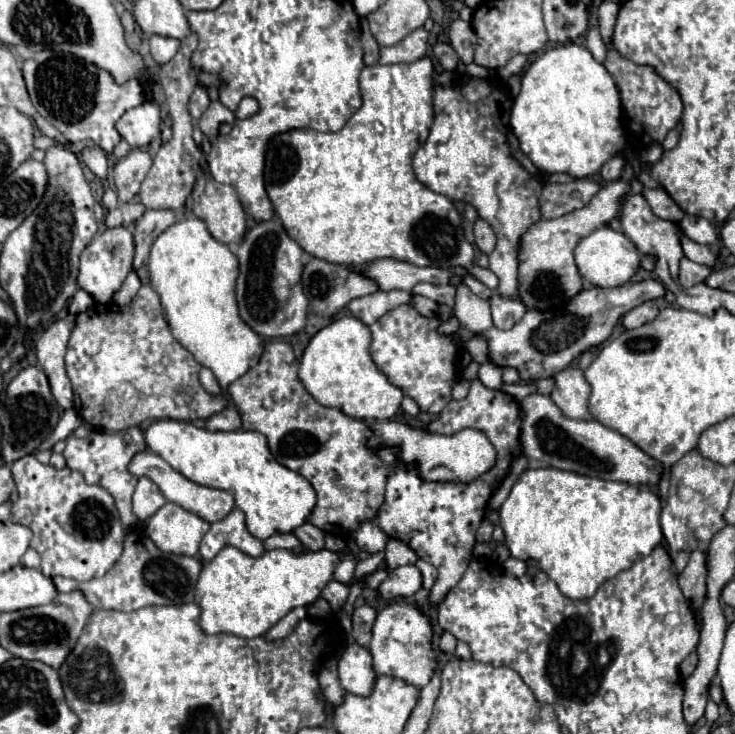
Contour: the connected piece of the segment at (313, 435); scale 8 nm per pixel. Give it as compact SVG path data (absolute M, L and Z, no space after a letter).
M270 342L260 358L260 364L250 368L246 376L238 378L230 388L228 394L232 398L234 408L242 418L244 430L256 430L268 438L268 448L272 456L284 464L286 468L302 474L316 490L318 502L310 514L310 524L326 530L330 526L340 526L346 532L354 532L358 524L366 520L374 520L378 508L384 500L386 480L394 470L394 448L386 450L368 450L366 440L370 436L370 428L364 420L354 420L342 414L336 408L320 406L302 386L298 378L298 362L292 352L292 346L286 342Z

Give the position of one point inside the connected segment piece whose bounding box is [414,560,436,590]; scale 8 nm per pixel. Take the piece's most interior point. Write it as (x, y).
(428, 572)

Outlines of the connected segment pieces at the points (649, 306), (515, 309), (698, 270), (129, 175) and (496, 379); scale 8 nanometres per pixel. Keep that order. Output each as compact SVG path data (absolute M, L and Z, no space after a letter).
M650 300L650 302L644 302L644 304L632 308L632 310L624 316L622 324L624 324L624 328L640 328L642 324L654 320L654 316L658 316L658 306L656 306L656 302Z
M492 294L490 308L492 308L494 326L502 328L502 330L510 330L516 322L520 322L520 318L526 312L526 308L520 300L506 300L498 294Z
M682 258L682 264L680 264L680 284L690 288L698 282L704 282L706 276L712 272L710 266L704 266L704 264L696 264L688 258Z
M132 150L126 158L122 158L114 166L114 184L118 190L118 200L120 202L130 202L140 190L140 184L150 170L152 158L148 152L142 150Z
M486 362L480 366L478 370L478 380L486 386L486 388L494 388L494 390L500 390L502 386L502 370L498 366L494 366L492 362Z

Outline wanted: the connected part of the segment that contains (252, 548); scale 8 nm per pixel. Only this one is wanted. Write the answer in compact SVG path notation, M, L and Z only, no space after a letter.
M234 508L224 520L214 522L200 544L202 562L210 562L224 546L234 546L248 556L262 556L264 544L254 538L244 522L244 512Z

